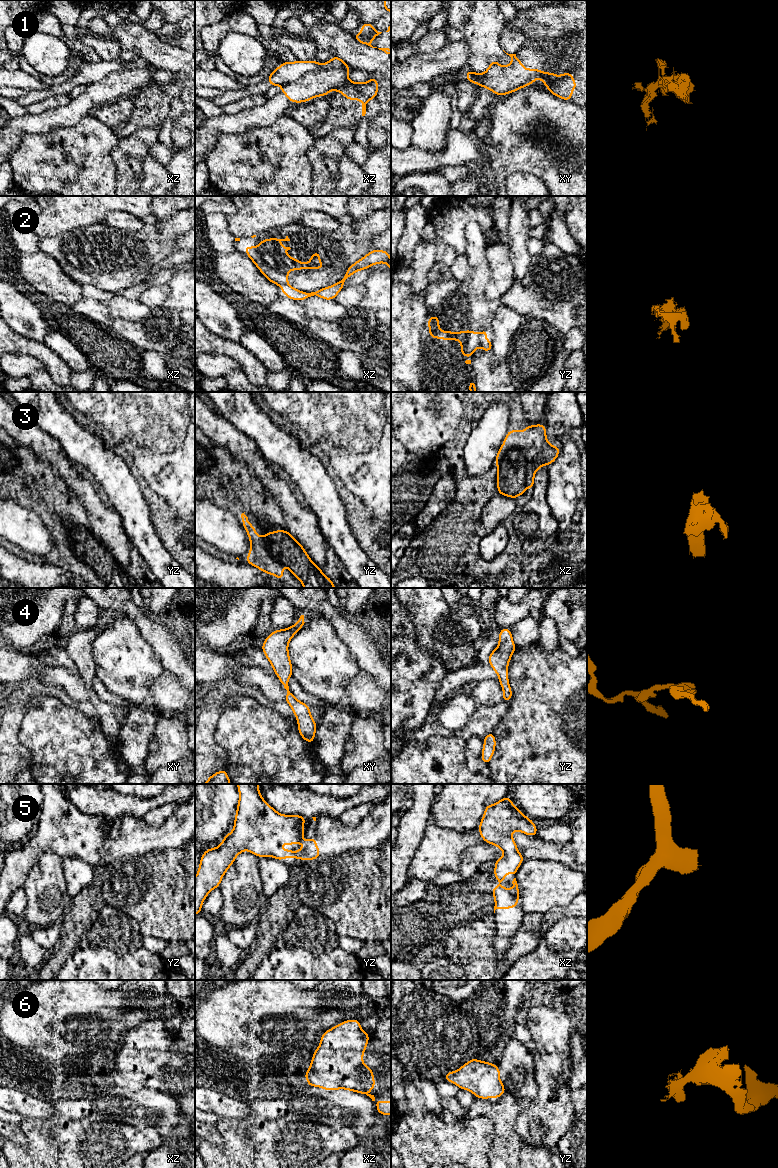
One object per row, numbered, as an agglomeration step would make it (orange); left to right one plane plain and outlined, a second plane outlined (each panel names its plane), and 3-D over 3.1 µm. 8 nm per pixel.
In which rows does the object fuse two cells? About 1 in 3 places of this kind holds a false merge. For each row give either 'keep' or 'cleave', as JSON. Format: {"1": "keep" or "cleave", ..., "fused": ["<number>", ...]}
{"1": "cleave", "2": "cleave", "3": "keep", "4": "keep", "5": "keep", "6": "keep", "fused": ["1", "2"]}

